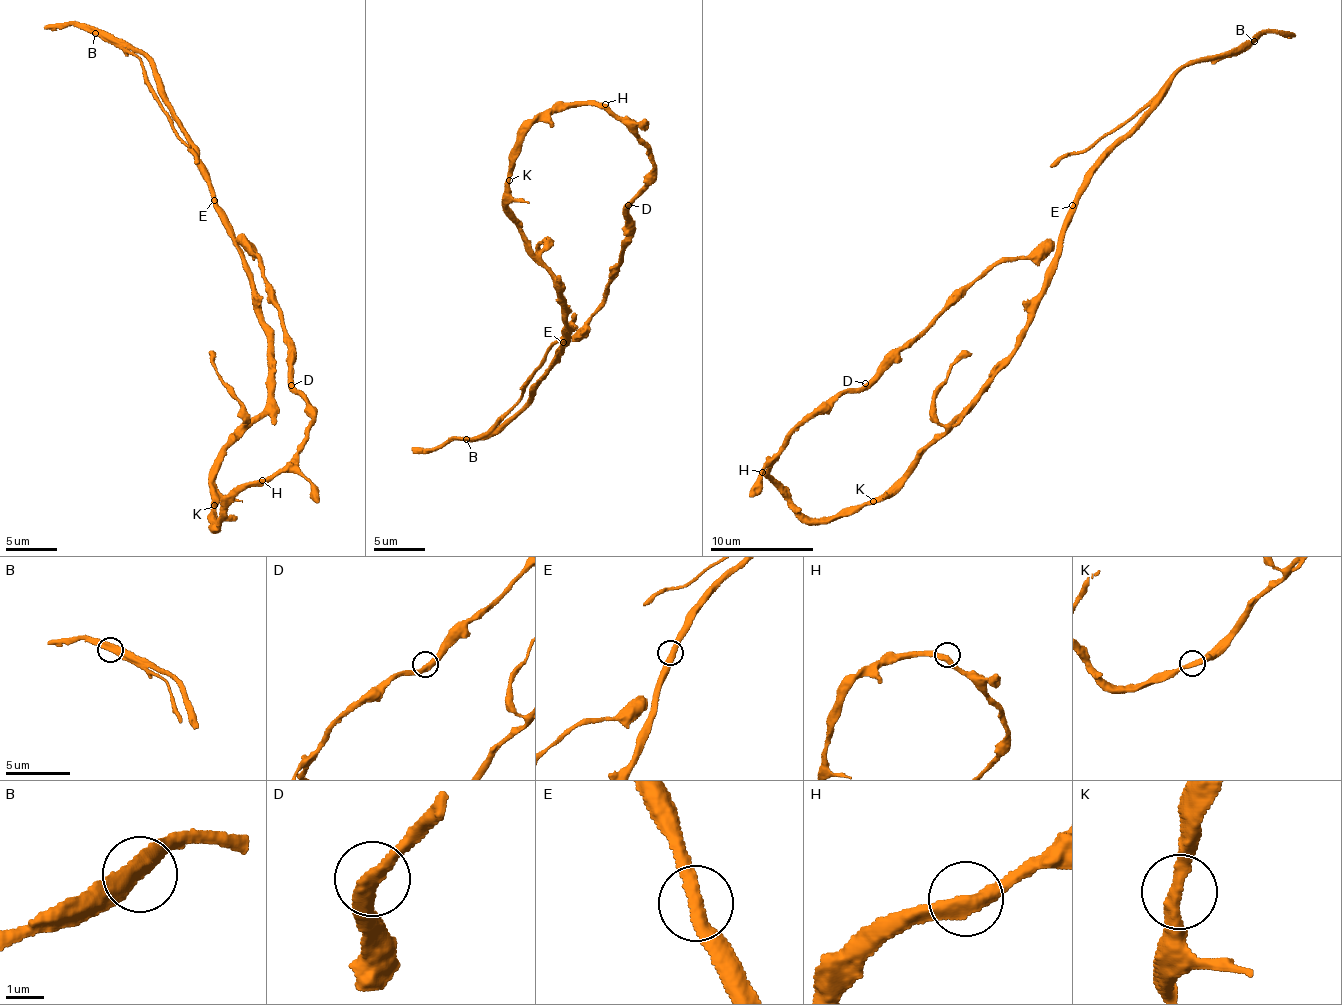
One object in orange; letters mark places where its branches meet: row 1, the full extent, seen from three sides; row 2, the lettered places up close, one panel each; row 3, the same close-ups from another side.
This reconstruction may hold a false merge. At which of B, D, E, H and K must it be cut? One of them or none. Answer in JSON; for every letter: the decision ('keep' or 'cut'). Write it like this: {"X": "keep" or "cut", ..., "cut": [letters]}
{"B": "cut", "D": "keep", "E": "keep", "H": "keep", "K": "keep", "cut": ["B"]}

